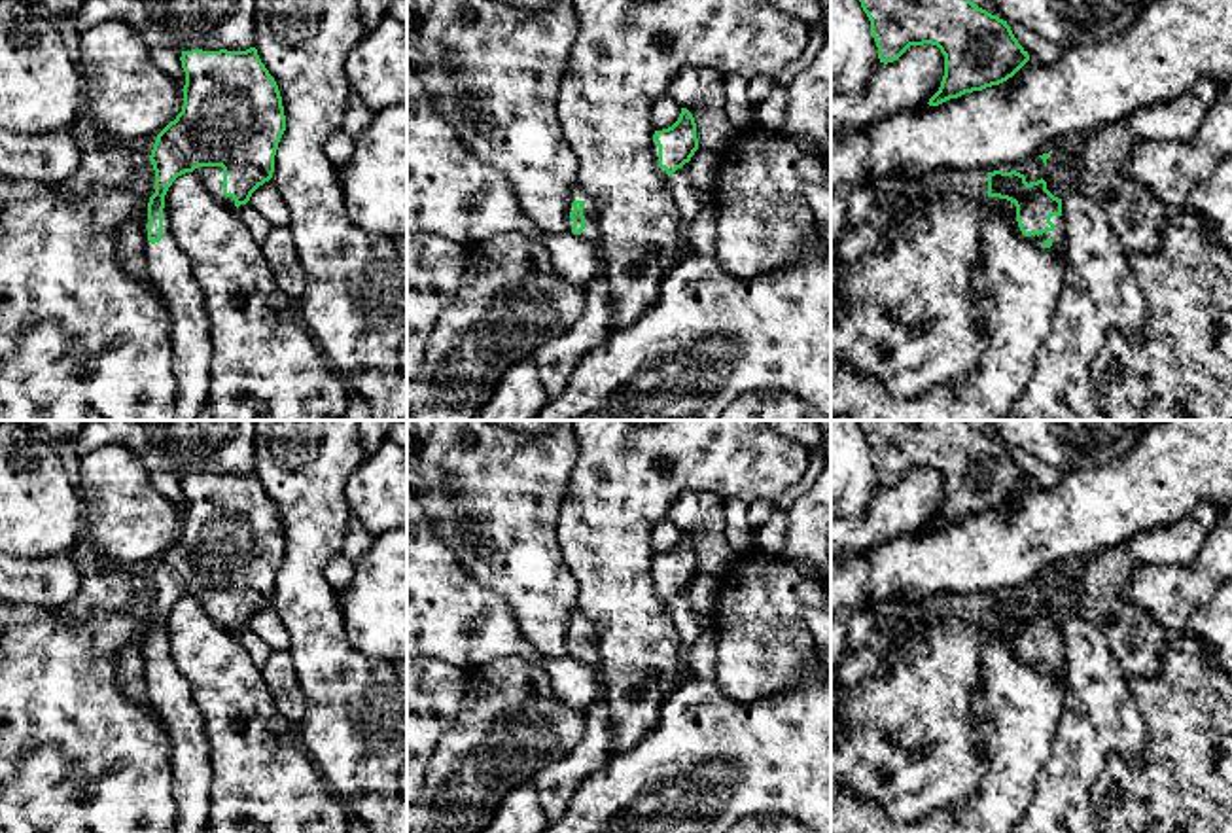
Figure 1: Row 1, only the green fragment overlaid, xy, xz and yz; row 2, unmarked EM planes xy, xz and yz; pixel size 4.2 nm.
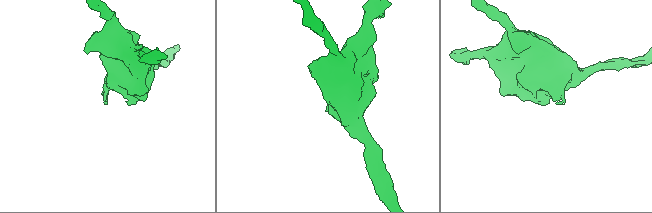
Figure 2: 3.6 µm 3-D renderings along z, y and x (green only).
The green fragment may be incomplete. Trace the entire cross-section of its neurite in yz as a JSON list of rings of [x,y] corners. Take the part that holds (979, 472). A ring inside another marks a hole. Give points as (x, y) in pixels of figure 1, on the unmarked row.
[[[857,420],[871,445],[880,487],[897,485],[910,470],[931,468],[944,479],[944,500],[929,530],[982,515],[1012,502],[1028,485],[1007,445],[988,437],[969,420]]]

